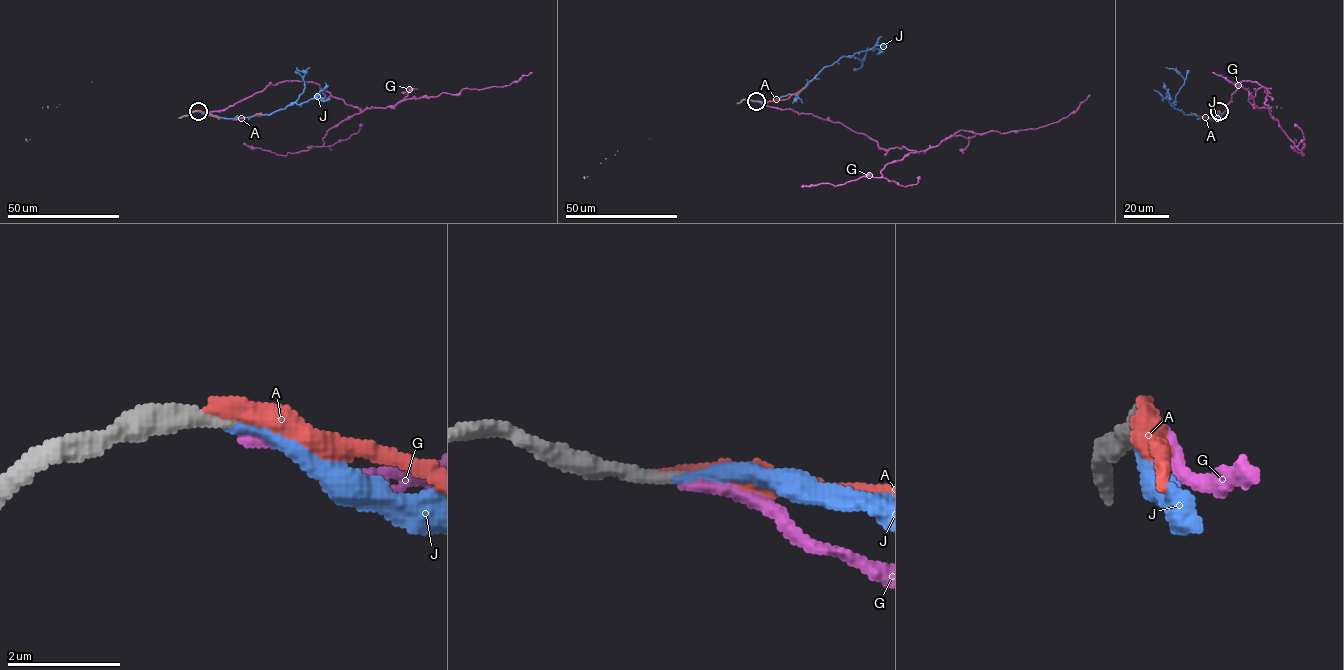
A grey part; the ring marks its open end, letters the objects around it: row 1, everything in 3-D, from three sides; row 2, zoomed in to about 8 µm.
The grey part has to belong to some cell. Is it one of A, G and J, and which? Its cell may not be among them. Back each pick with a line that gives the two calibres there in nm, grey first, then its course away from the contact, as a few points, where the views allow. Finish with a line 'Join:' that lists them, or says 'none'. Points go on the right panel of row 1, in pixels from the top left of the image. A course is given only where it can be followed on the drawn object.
Join: none

